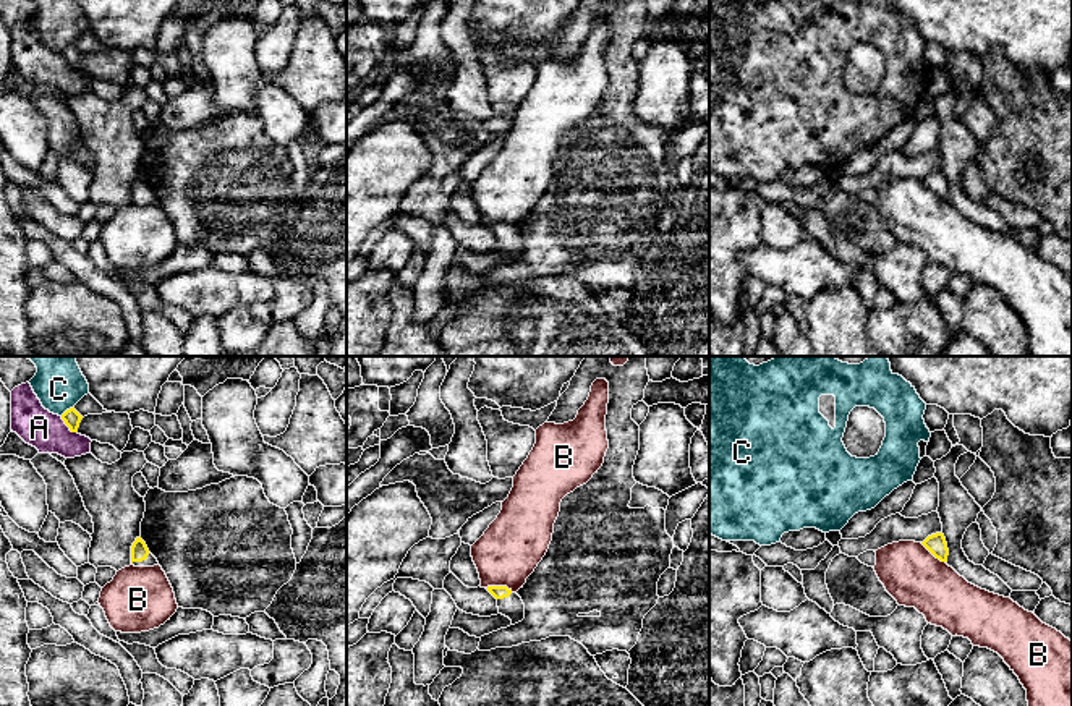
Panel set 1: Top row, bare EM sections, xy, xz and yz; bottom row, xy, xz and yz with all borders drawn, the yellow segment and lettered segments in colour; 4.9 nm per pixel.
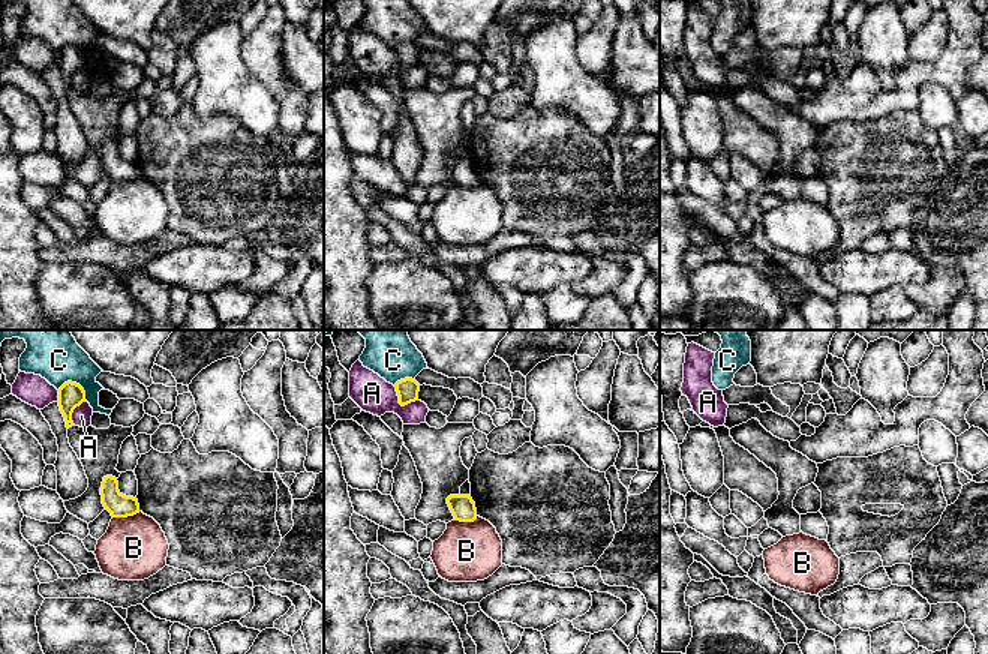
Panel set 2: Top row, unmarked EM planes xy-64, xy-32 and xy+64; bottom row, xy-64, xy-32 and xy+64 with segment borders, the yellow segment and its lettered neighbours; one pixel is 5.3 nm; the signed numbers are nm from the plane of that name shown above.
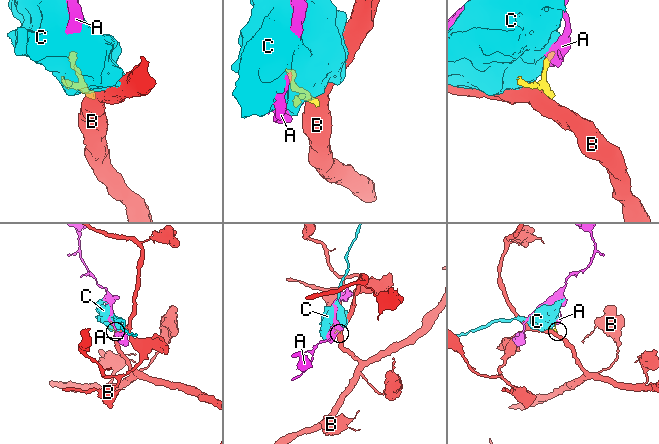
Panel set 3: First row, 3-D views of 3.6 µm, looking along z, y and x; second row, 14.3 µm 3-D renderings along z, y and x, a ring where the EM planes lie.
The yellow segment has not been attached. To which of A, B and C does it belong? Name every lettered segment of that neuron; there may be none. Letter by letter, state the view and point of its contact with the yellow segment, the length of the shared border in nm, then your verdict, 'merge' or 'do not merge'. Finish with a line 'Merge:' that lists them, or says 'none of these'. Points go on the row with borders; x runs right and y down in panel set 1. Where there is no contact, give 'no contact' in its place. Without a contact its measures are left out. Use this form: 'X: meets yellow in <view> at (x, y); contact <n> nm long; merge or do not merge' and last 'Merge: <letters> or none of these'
A: meets yellow in xy at (67, 425); contact 120 nm long; do not merge
B: meets yellow in xz at (499, 586); contact 140 nm long; do not merge
C: meets yellow in xy at (67, 410); contact 90 nm long; do not merge
Merge: none of these

